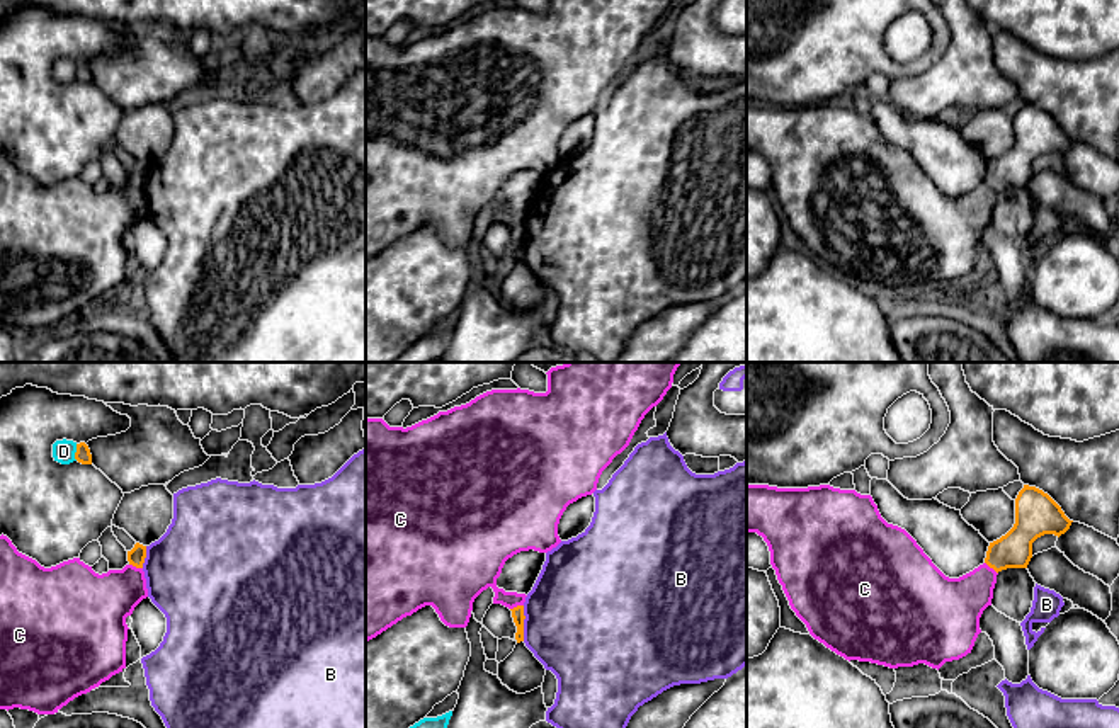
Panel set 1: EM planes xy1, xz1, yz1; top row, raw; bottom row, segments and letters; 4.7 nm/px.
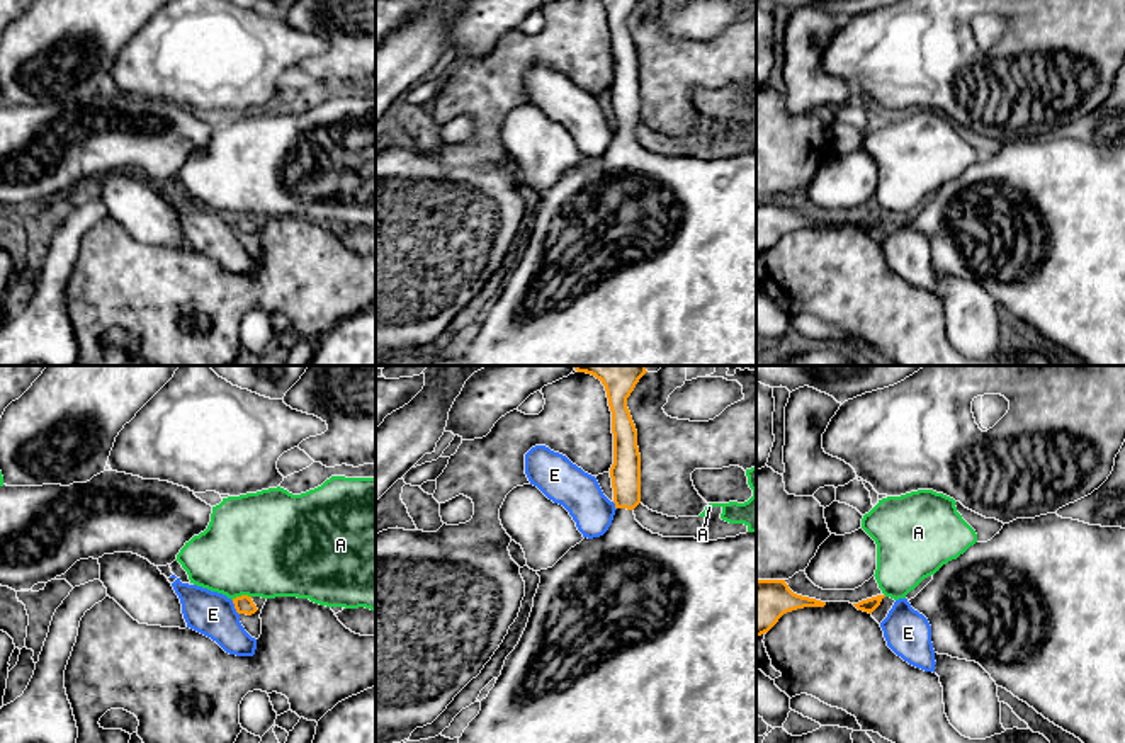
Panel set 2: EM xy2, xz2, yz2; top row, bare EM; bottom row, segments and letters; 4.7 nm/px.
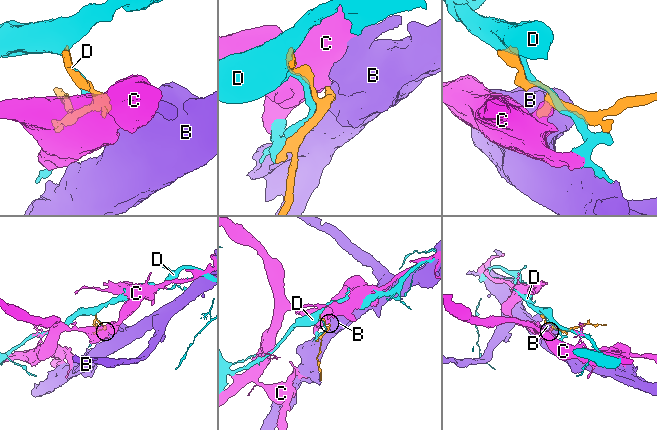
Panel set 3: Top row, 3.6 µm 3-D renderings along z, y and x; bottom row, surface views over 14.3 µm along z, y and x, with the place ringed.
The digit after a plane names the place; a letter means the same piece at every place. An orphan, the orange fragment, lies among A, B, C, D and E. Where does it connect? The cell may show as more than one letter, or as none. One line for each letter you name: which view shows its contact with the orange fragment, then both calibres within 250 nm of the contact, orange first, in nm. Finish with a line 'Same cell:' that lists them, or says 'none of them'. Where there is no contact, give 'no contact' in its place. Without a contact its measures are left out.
Same cell: none of them

